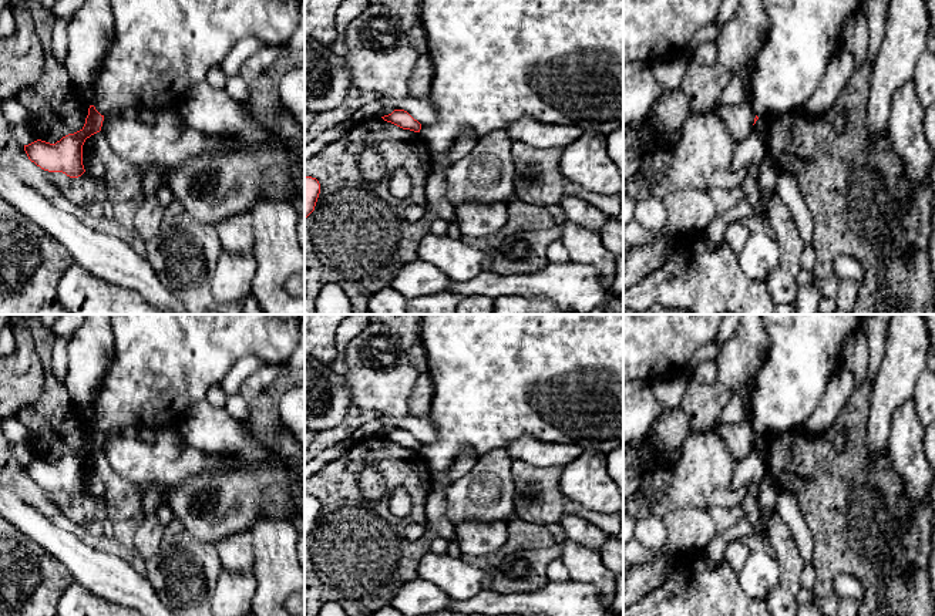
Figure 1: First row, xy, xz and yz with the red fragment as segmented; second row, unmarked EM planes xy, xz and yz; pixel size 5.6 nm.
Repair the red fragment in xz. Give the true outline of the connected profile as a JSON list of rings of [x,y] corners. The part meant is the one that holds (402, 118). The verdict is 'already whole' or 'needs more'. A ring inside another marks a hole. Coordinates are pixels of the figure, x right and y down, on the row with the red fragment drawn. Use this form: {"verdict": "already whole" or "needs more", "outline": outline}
{"verdict": "already whole", "outline": [[[394,110],[391,114],[381,117],[384,121],[391,122],[403,129],[410,129],[414,132],[420,132],[421,124],[414,120],[407,111],[404,110]]]}

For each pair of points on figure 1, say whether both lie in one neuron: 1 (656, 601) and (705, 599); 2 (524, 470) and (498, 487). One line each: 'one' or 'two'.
1: one
2: two

